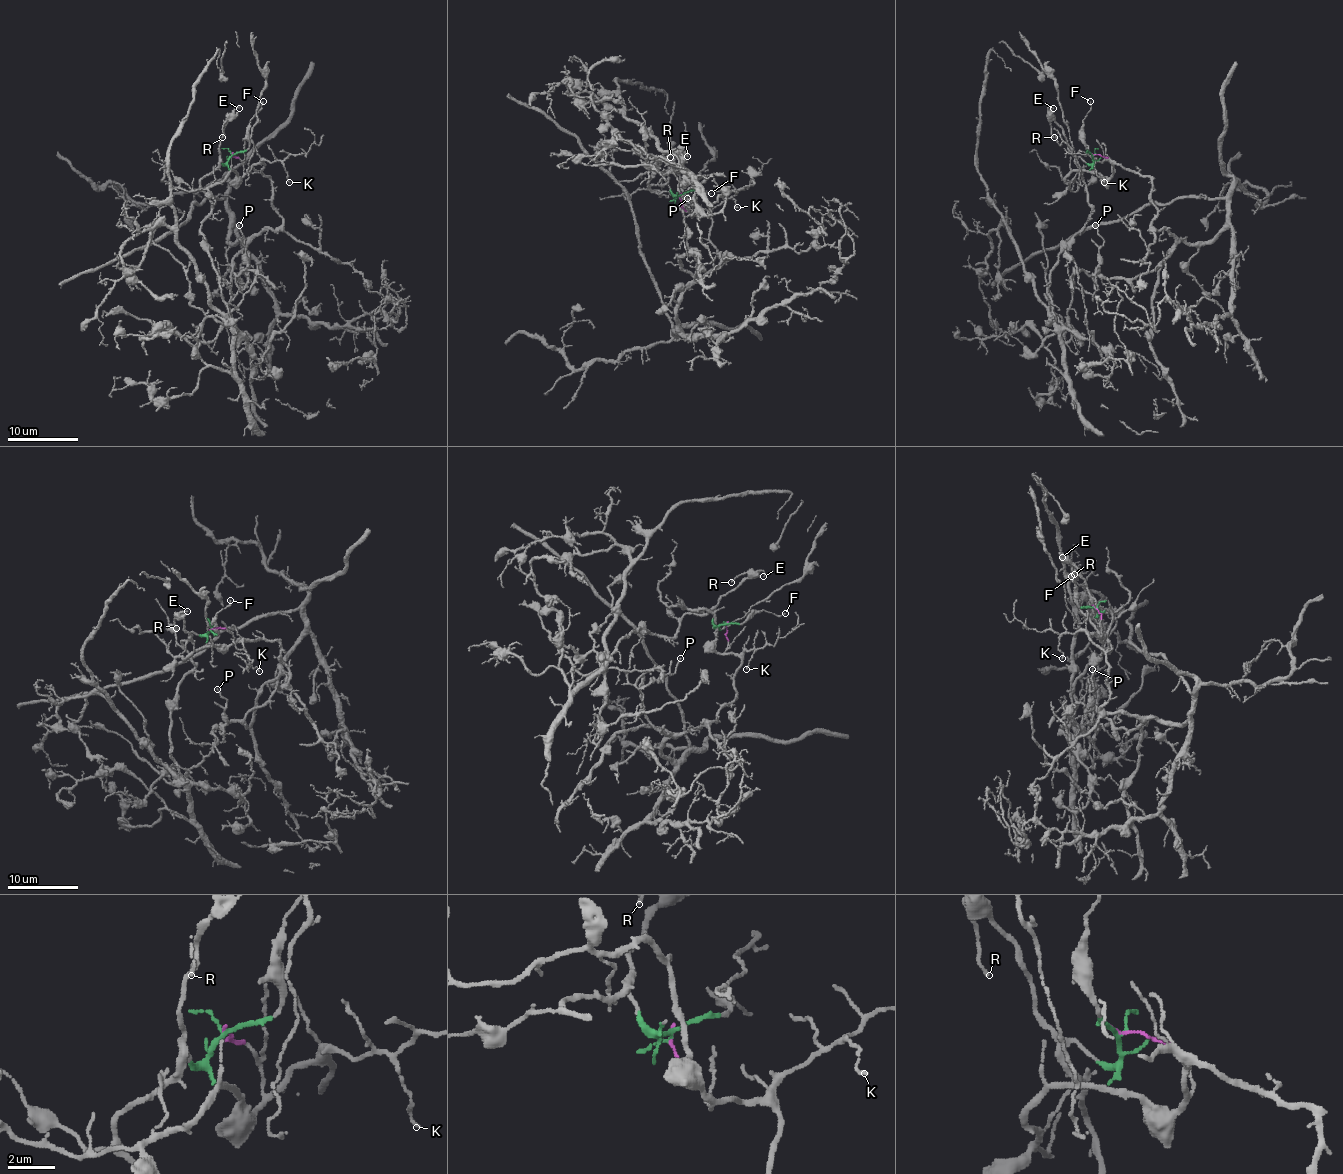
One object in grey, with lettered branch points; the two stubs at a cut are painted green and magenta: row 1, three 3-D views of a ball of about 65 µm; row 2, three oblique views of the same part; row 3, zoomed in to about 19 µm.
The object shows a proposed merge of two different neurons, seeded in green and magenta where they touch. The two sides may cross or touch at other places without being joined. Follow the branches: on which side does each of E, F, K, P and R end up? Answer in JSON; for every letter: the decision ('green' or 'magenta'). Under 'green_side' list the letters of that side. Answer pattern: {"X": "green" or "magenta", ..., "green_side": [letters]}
{"E": "green", "F": "green", "K": "magenta", "P": "magenta", "R": "green", "green_side": ["E", "F", "R"]}

